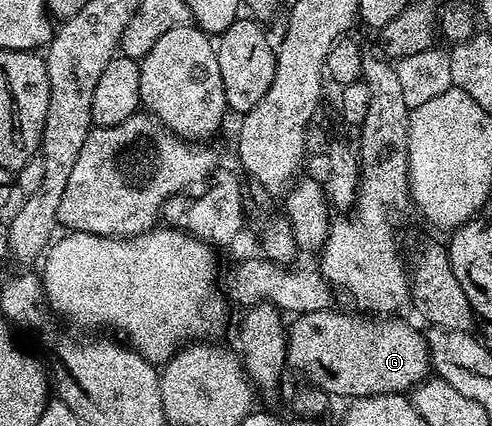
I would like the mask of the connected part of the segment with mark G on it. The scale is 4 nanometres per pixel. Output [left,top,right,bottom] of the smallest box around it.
[286,308,431,399]

